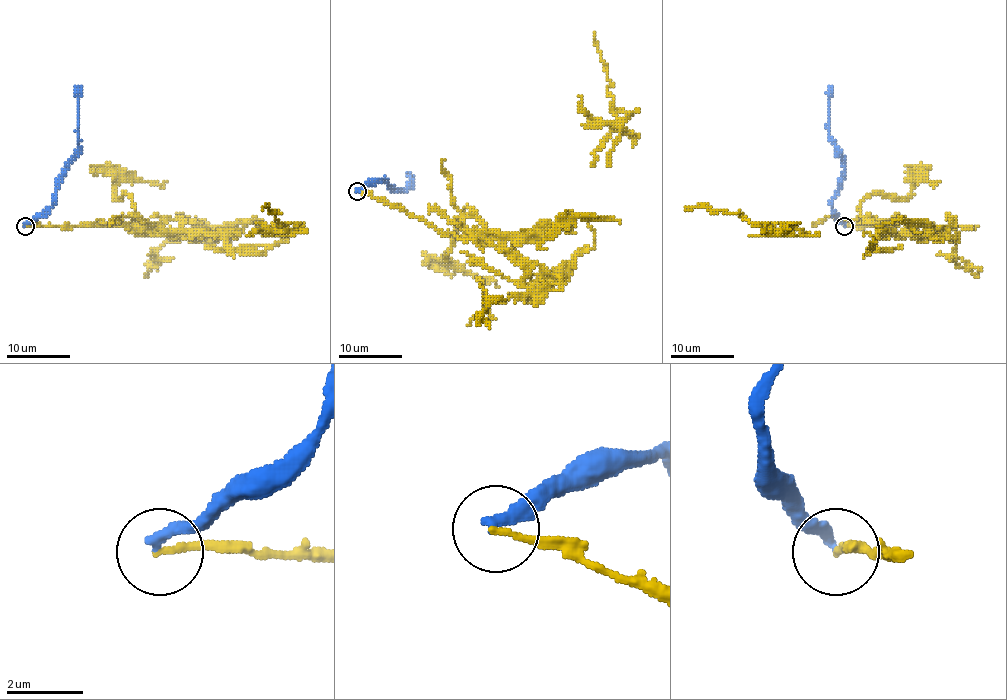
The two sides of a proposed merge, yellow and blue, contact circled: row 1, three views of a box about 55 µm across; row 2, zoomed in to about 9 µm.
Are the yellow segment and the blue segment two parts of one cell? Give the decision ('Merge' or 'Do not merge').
Do not merge

